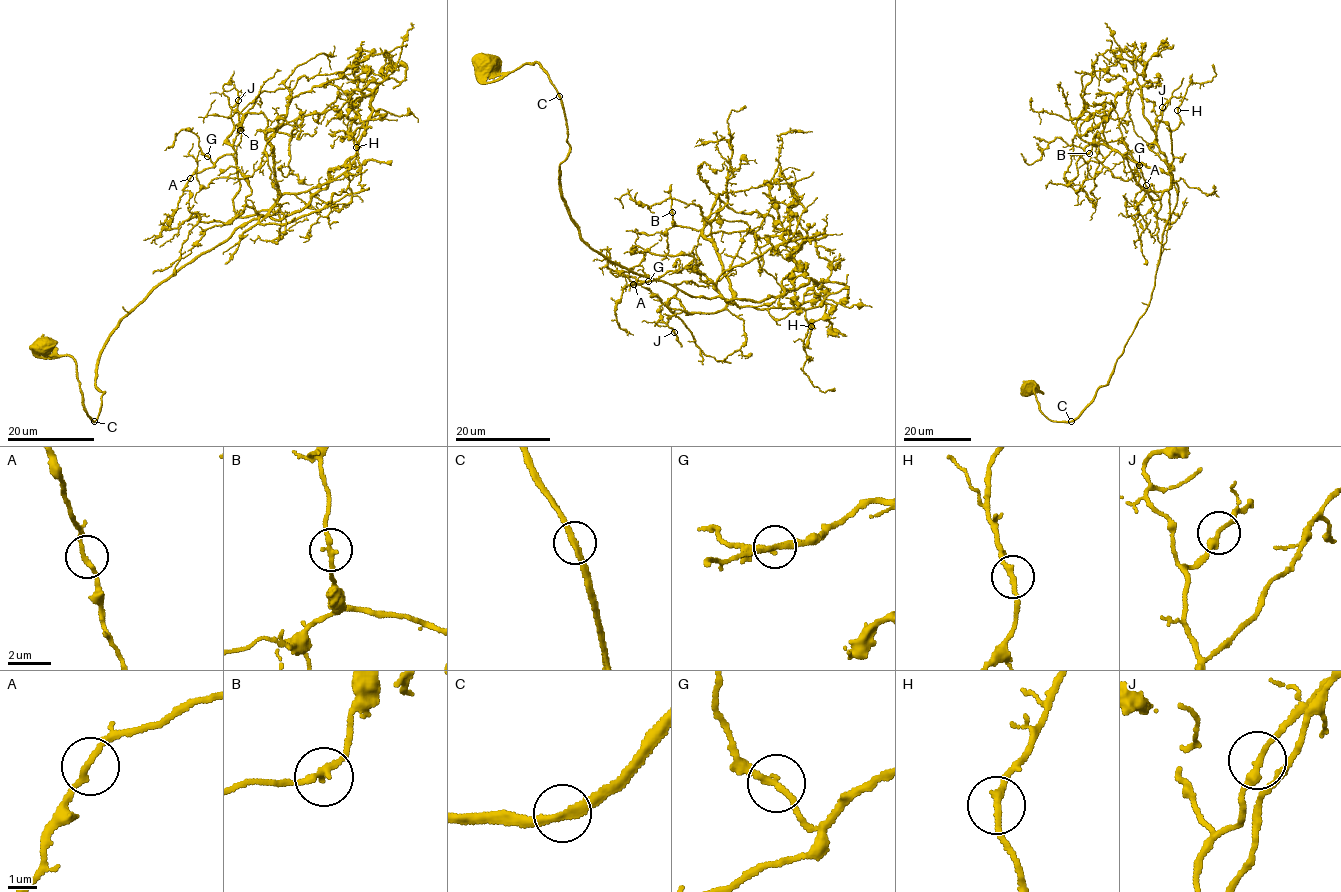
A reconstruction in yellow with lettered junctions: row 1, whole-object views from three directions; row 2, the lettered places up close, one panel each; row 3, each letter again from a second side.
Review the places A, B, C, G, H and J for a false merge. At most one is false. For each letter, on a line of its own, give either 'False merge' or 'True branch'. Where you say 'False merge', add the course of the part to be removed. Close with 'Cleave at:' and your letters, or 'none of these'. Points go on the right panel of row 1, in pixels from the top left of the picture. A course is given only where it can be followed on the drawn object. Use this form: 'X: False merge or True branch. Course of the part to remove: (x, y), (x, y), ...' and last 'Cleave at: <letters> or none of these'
A: True branch
B: True branch
C: True branch
G: True branch
H: True branch
J: True branch
Cleave at: none of these

